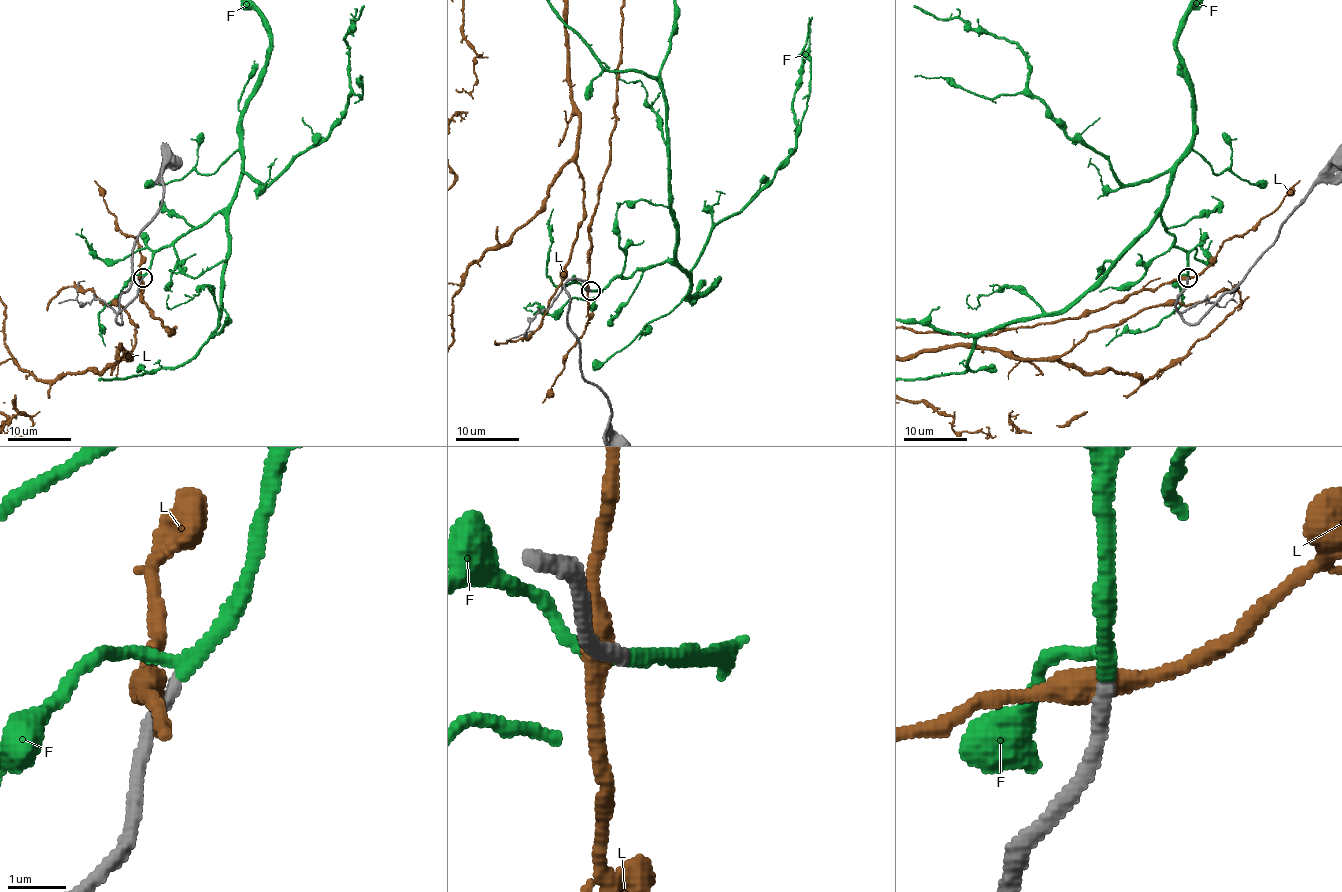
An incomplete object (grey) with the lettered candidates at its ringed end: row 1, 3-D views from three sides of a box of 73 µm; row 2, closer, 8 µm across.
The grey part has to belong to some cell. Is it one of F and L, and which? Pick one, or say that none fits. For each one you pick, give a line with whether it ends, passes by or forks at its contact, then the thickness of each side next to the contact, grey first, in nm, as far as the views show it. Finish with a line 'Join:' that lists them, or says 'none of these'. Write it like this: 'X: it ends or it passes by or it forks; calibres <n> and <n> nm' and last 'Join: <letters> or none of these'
F: it passes by; calibres 260 and 240 nm
Join: F

